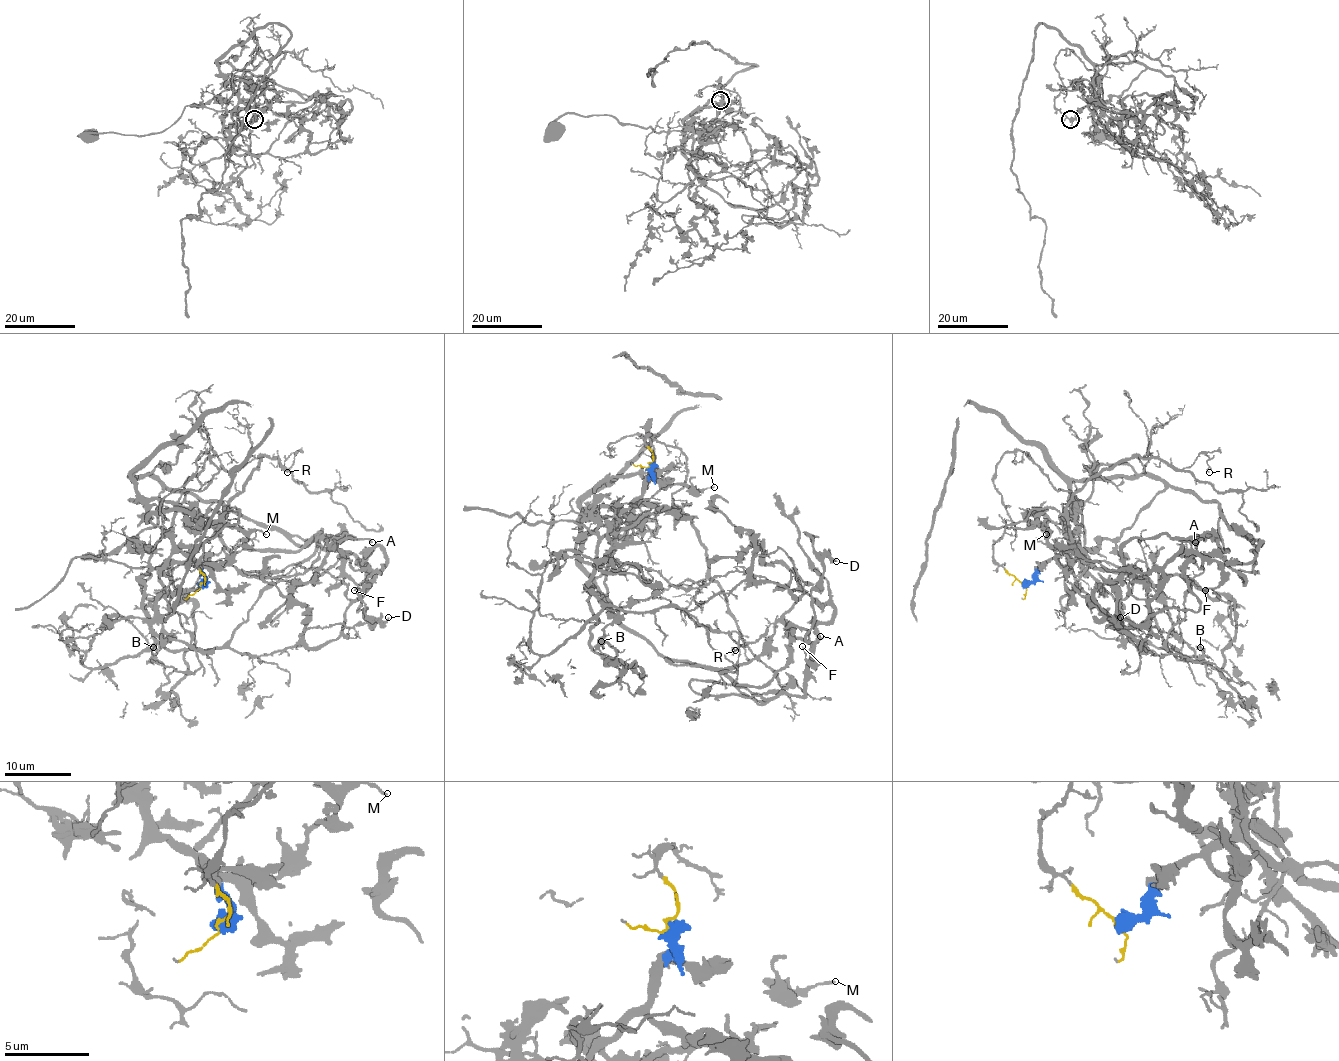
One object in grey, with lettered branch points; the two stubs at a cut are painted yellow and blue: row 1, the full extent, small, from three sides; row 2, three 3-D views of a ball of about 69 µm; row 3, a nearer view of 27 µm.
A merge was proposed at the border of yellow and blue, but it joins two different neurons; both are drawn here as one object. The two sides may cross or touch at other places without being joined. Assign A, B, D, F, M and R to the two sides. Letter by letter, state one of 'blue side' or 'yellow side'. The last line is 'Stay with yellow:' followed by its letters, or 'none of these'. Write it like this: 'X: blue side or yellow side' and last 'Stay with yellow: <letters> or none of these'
A: blue side
B: yellow side
D: blue side
F: blue side
M: blue side
R: yellow side
Stay with yellow: B, R

